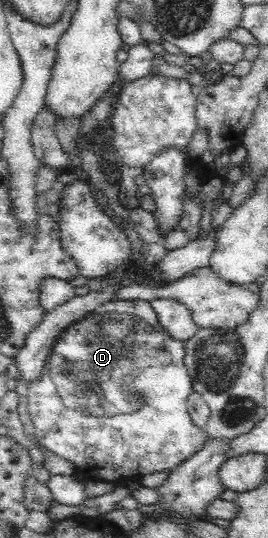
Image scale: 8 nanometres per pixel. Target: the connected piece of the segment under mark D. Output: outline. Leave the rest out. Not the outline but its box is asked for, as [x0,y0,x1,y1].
[26,299,208,482]

